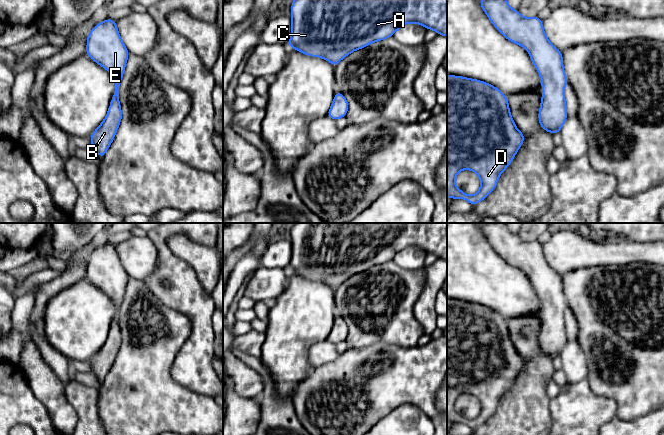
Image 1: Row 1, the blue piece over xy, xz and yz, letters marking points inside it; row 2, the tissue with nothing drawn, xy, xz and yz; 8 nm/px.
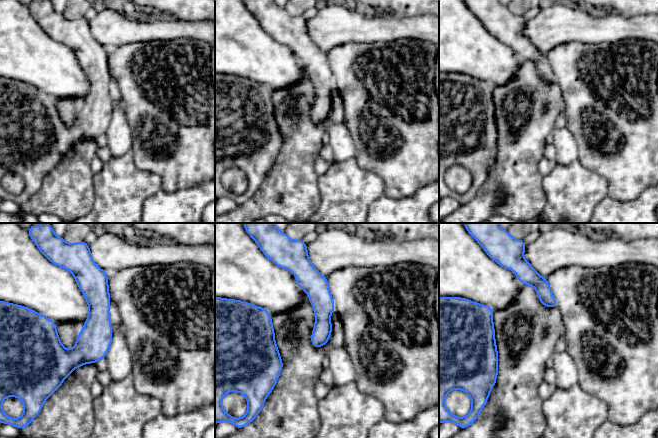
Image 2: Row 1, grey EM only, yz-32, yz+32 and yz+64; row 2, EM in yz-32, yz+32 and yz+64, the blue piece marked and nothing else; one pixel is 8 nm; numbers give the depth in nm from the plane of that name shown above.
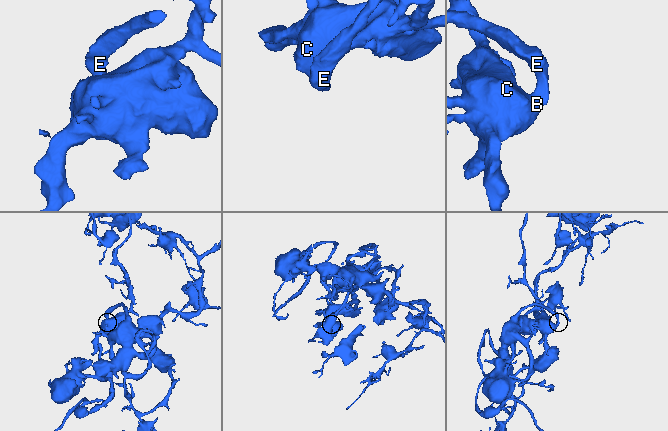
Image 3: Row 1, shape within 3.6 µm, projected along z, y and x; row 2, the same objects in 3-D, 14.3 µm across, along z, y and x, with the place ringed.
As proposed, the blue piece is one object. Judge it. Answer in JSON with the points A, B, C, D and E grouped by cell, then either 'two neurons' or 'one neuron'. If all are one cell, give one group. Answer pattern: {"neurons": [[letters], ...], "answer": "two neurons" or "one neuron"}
{"neurons": [["A", "B", "C", "D", "E"]], "answer": "one neuron"}

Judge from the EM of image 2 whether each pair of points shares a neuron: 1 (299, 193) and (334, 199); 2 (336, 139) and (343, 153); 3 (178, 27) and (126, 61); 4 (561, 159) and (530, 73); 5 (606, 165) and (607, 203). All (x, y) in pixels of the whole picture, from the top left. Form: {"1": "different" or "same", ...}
{"1": "different", "2": "same", "3": "different", "4": "different", "5": "different"}

